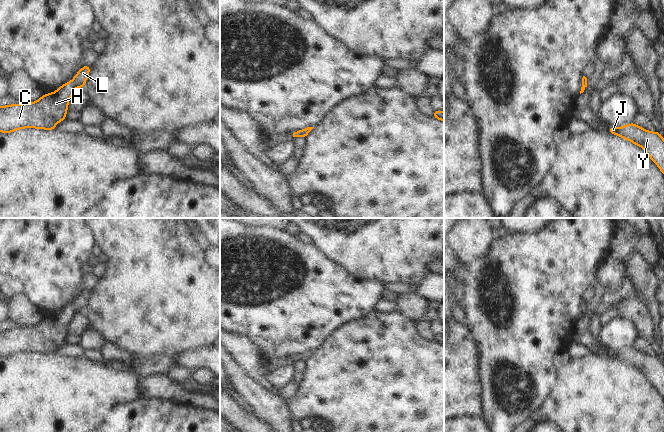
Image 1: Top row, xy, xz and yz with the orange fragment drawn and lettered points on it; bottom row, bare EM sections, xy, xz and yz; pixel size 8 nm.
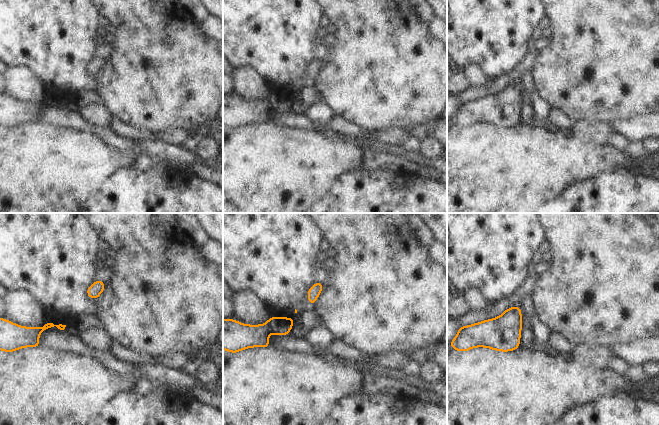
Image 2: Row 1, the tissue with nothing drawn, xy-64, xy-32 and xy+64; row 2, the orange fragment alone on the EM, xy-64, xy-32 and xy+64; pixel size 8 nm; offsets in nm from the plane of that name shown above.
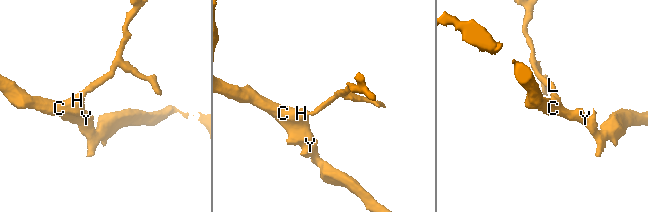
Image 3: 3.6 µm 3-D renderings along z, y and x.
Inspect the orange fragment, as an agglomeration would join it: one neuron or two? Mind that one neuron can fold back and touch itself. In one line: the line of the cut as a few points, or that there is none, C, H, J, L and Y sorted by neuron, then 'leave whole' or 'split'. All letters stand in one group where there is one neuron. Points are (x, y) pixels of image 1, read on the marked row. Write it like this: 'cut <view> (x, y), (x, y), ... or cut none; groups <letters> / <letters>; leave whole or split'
cut none; groups C H J L Y; leave whole

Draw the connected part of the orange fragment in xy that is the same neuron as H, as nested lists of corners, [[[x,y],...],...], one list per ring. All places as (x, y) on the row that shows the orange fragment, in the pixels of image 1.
[[[84,65],[72,81],[33,103],[0,106],[0,132],[10,133],[21,128],[54,130],[57,123],[66,119],[69,99],[76,87],[85,86],[90,69],[91,66]]]

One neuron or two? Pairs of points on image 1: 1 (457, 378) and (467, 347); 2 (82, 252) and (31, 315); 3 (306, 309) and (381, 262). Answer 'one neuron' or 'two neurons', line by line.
1: one neuron
2: two neurons
3: two neurons

